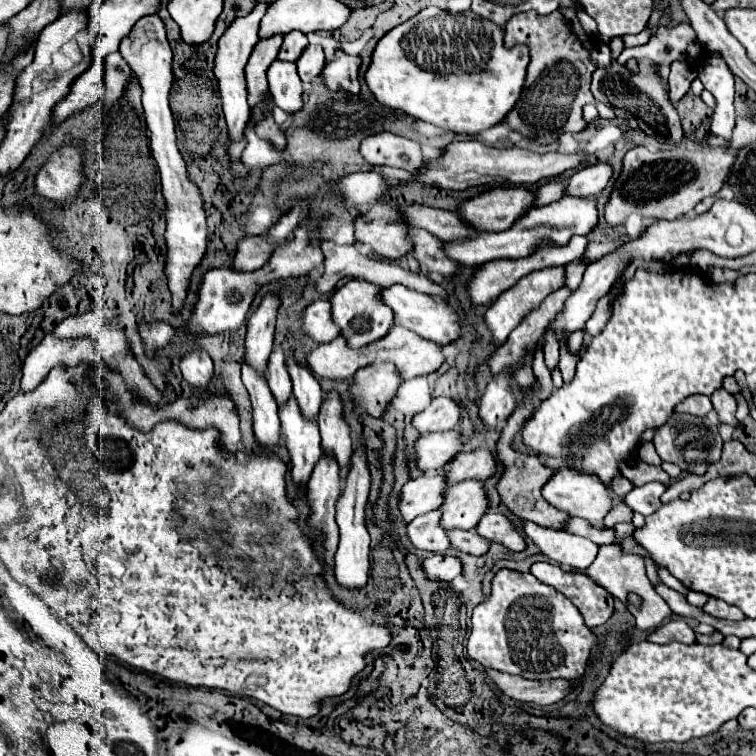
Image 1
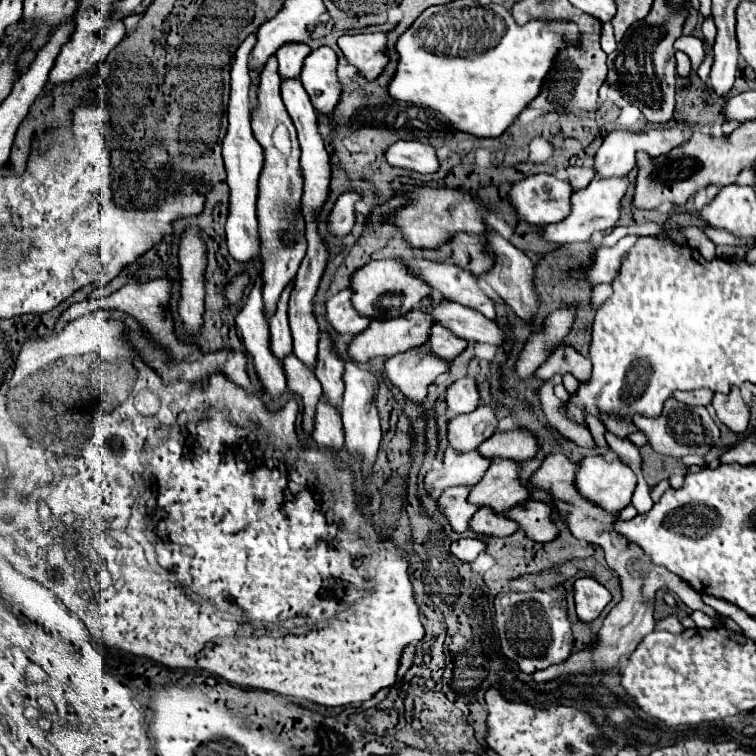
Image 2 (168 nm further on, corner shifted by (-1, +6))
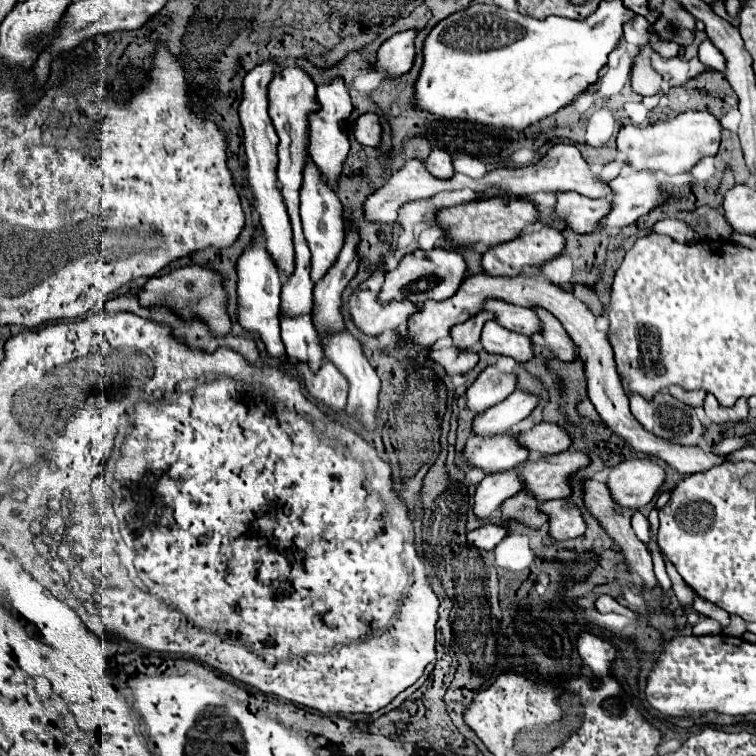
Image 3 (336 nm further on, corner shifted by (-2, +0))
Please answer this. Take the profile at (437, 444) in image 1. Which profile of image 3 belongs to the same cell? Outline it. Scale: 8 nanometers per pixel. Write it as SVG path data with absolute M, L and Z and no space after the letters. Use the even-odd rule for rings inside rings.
M516 389L514 395L508 395L504 401L492 405L484 413L480 413L474 421L476 435L500 435L510 431L518 421L526 419L534 407L540 403L540 395Z

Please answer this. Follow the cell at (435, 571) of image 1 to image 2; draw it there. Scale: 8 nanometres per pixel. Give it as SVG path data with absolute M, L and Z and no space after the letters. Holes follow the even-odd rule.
M467 537L467 539L459 539L459 541L451 543L451 553L465 563L471 563L483 549L485 549L485 543L481 539Z

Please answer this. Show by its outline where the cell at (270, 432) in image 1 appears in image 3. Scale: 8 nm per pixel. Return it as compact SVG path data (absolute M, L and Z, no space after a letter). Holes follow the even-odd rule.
M254 241L252 247L248 247L238 259L238 303L242 305L238 311L238 321L246 331L256 333L266 343L266 349L272 357L286 357L280 341L280 321L278 321L280 289L282 283L278 279L278 271L274 267L272 257L268 255L264 245Z

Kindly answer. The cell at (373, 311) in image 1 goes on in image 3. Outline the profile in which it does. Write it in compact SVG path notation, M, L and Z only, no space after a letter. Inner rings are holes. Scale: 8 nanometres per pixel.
M436 247L432 251L418 249L410 255L406 255L394 271L386 273L386 283L380 289L378 297L382 303L388 303L390 299L398 299L398 301L410 299L414 303L422 303L428 299L444 301L458 291L462 279L466 279L466 261L460 251L442 249L442 247Z

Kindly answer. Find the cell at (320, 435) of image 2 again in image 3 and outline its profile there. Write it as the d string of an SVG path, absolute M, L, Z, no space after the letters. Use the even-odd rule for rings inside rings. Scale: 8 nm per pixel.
M324 357L322 365L318 371L310 371L308 363L298 365L298 375L306 383L306 391L318 399L330 405L332 409L342 409L346 405L346 395L348 395L348 383L346 377L330 363L330 359Z

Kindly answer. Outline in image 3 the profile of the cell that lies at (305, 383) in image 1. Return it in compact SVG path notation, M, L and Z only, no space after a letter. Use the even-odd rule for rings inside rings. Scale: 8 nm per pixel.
M308 159L304 171L304 185L300 193L300 217L302 217L302 227L304 227L308 247L312 251L312 281L316 283L326 275L330 265L336 261L344 243L344 233L342 233L342 205L334 189L322 181L322 175L312 159Z

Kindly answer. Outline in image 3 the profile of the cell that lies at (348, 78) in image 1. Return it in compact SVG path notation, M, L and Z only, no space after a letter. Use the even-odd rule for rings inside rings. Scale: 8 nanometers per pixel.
M416 29L396 33L388 41L384 41L376 55L376 71L388 71L388 75L392 77L408 73L416 57L414 41Z

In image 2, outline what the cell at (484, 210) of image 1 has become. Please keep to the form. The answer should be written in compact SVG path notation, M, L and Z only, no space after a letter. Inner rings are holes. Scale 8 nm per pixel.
M541 173L515 183L509 191L509 203L519 219L531 225L547 225L559 223L569 213L571 193L567 181Z

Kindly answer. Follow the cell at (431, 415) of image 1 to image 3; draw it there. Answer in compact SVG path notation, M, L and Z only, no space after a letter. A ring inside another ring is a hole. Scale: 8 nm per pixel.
M490 365L478 375L474 385L468 387L468 407L476 413L482 413L498 401L504 401L516 389L516 383L518 379L514 373L502 373L496 365Z

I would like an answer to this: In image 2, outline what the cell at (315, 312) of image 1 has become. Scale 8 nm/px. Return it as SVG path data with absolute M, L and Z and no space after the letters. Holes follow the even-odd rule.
M343 289L343 291L339 291L337 295L333 295L333 297L327 301L325 321L327 321L337 333L355 335L355 333L359 333L361 329L367 329L369 317L359 315L359 313L353 309L349 297L351 297L351 291L349 291L349 289Z

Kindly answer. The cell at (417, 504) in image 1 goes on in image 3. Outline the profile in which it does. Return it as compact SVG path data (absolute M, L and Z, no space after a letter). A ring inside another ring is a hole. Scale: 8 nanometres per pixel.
M508 431L496 437L470 437L464 449L468 463L486 471L506 471L528 459L528 447L518 443L516 433Z

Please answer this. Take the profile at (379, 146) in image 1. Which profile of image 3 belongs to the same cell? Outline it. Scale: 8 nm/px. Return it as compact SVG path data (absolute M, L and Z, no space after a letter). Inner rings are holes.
M434 149L426 159L426 167L438 179L450 179L454 175L452 157L444 149Z

